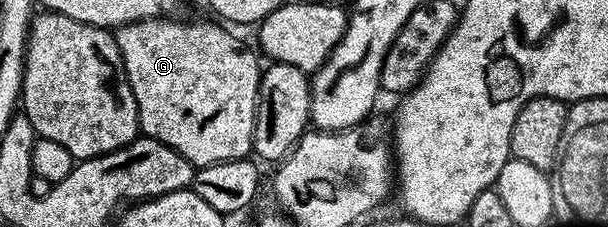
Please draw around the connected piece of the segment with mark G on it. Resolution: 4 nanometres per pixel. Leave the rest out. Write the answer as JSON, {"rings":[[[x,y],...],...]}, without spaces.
{"rings":[[[178,17],[141,19],[117,28],[118,48],[136,97],[141,134],[176,149],[195,168],[247,158],[254,150],[258,86],[263,73],[263,68],[258,67],[259,56],[254,56],[232,32],[225,31],[230,29],[217,22],[181,23],[180,20]]]}

